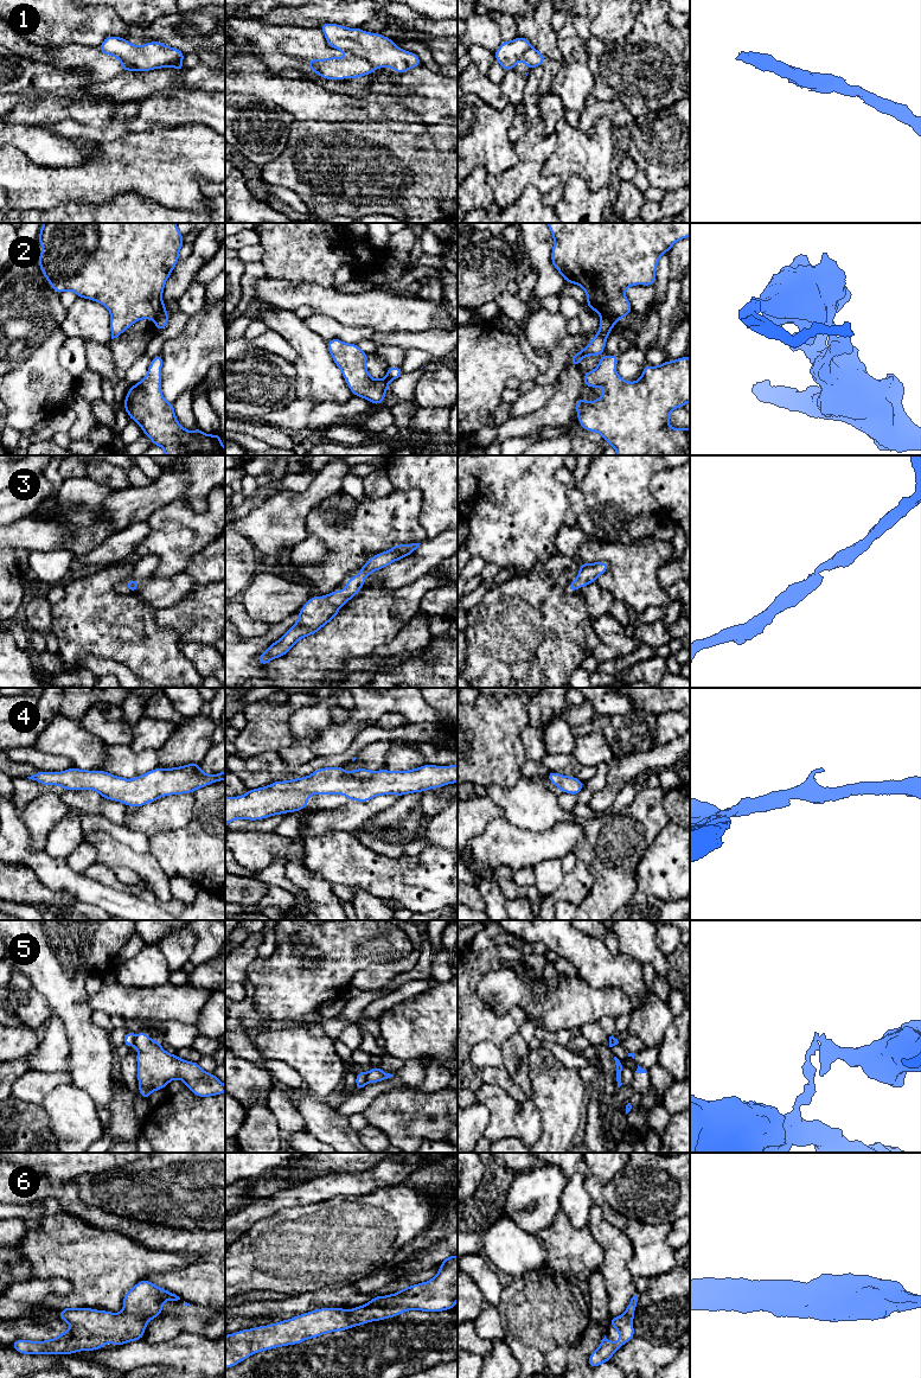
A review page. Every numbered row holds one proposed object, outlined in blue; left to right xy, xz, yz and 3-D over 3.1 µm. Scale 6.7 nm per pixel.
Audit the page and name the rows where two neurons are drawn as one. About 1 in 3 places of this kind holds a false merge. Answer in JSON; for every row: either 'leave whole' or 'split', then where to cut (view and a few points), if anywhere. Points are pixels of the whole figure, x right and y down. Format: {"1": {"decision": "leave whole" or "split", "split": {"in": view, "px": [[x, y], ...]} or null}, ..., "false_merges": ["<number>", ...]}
{"1": {"decision": "split", "split": {"in": "xz", "px": [[347, 53], [363, 57], [375, 69]]}}, "2": {"decision": "split", "split": {"in": "yz", "px": [[601, 317], [611, 317], [615, 320]]}}, "3": {"decision": "leave whole", "split": null}, "4": {"decision": "leave whole", "split": null}, "5": {"decision": "split", "split": {"in": "xy", "px": [[134, 1037], [135, 1044]]}}, "6": {"decision": "leave whole", "split": null}, "false_merges": ["1", "2", "5"]}

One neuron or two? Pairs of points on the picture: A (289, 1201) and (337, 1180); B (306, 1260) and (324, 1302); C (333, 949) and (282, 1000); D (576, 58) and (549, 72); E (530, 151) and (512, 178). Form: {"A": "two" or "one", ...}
{"A": "one", "B": "two", "C": "one", "D": "two", "E": "one"}

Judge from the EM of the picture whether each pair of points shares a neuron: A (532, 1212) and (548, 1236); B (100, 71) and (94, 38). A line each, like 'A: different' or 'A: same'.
A: different
B: different

